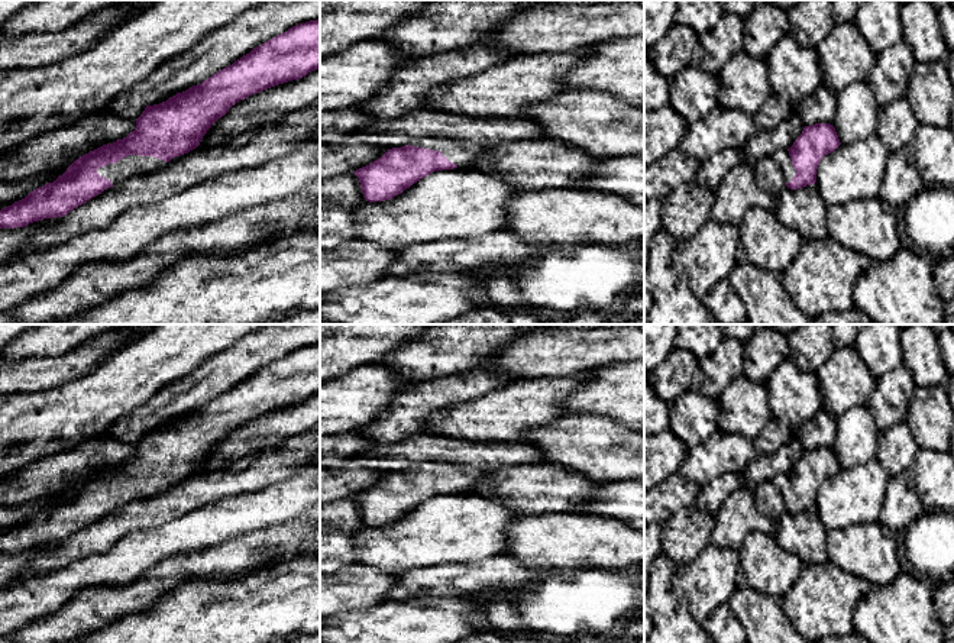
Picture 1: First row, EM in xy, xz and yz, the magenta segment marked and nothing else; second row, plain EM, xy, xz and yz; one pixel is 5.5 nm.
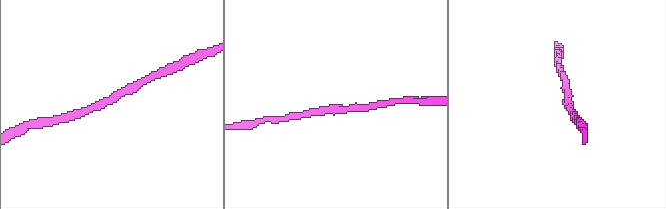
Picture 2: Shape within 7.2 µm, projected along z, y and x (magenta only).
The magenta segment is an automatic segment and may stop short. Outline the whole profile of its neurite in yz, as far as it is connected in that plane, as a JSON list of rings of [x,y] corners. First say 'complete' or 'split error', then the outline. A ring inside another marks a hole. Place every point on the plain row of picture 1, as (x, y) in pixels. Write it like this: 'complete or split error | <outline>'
complete | [[[830,447],[805,450],[802,458],[788,474],[792,489],[796,495],[786,511],[802,513],[816,507],[816,494],[821,484],[841,469],[835,452]]]

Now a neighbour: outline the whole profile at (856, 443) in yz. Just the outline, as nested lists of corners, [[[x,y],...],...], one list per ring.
[[[857,405],[837,419],[832,450],[843,469],[877,459],[879,427],[867,405]]]

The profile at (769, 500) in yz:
[[[788,474],[760,482],[756,489],[756,507],[767,518],[777,520],[792,505],[796,495]]]

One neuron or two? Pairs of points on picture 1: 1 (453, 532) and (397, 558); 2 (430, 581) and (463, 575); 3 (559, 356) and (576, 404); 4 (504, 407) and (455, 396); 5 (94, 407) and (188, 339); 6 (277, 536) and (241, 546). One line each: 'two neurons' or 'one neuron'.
1: one neuron
2: one neuron
3: two neurons
4: two neurons
5: one neuron
6: one neuron

